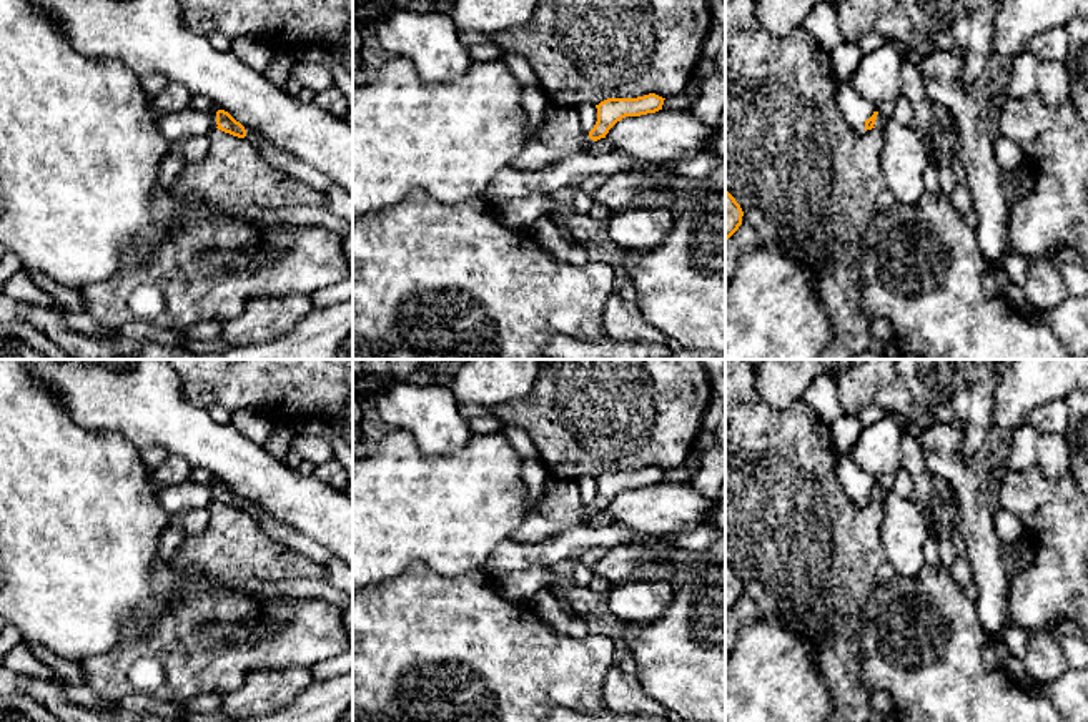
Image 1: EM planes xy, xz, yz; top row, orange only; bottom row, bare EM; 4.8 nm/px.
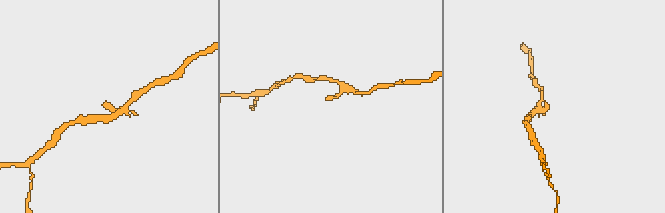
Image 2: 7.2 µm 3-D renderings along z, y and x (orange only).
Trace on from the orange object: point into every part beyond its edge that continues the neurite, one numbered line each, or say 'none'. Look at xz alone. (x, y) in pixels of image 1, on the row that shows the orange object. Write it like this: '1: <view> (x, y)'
1: xz (559, 135)

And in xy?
1: xy (178, 125)

